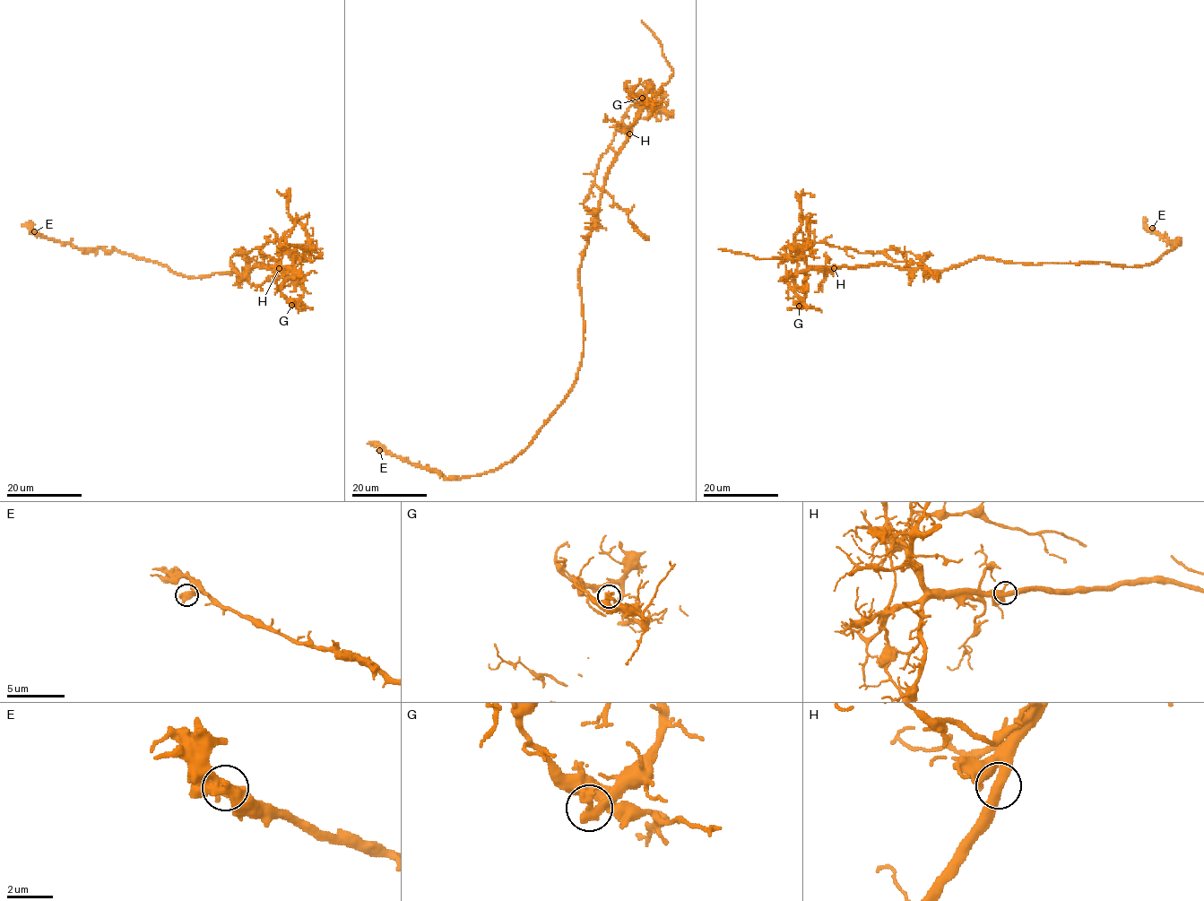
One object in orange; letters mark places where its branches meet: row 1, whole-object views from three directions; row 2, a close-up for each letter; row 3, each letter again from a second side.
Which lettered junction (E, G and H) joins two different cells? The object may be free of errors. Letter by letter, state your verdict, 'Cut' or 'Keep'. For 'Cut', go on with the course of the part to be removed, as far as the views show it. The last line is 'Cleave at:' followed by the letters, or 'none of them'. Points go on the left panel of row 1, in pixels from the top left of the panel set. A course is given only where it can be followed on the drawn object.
E: Keep
G: Cut. Course of the part to remove: (291, 305), (281, 286), (293, 274), (293, 261), (279, 240), (245, 253), (251, 260), (280, 268), (300, 287)
H: Keep
Cleave at: G

